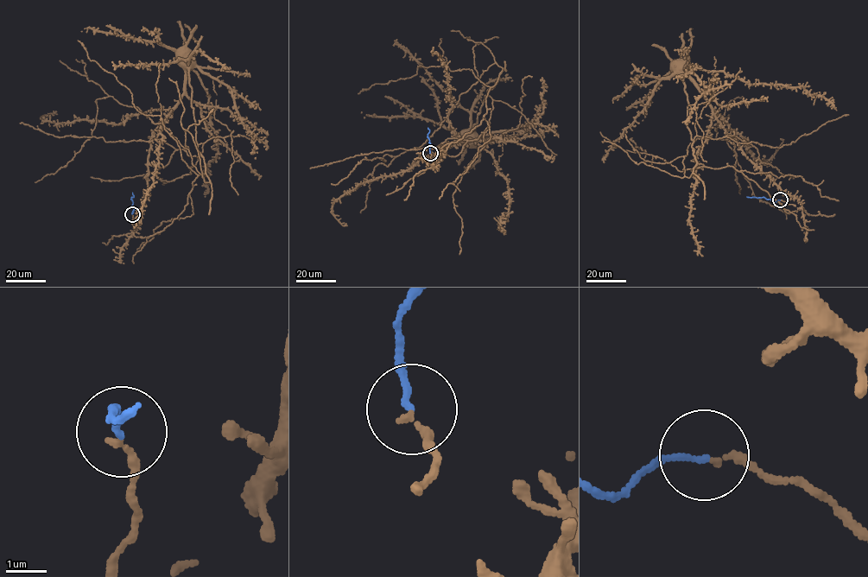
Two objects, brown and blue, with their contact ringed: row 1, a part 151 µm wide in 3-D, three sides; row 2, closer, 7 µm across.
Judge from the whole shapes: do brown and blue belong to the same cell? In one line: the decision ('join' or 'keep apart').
join

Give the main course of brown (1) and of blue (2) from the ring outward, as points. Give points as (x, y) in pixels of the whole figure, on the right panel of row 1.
1: (780, 199), (801, 207), (797, 199), (785, 193), (747, 156), (719, 121), (700, 88), (679, 75), (675, 68)
2: (780, 199), (746, 197)

